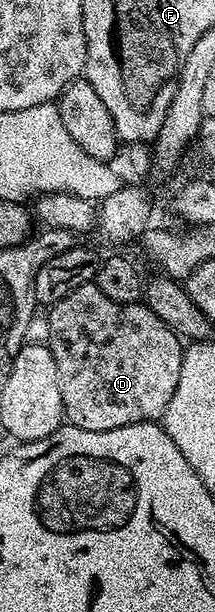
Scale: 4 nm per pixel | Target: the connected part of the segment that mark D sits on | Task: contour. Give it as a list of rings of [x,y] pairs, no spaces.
[[[90,282],[79,286],[75,290],[71,290],[60,302],[52,305],[48,312],[49,337],[47,337],[47,343],[51,354],[55,358],[55,370],[59,370],[59,394],[63,397],[64,419],[68,423],[74,424],[76,428],[82,428],[83,430],[102,432],[103,430],[115,430],[119,426],[138,424],[143,420],[157,422],[164,417],[167,410],[167,402],[171,402],[171,394],[175,394],[175,386],[179,386],[183,340],[182,337],[177,336],[167,327],[163,322],[163,318],[159,318],[149,309],[148,304],[144,302],[120,304],[111,298],[107,298],[107,294],[103,294],[103,290],[99,290],[99,286],[95,282]]]

